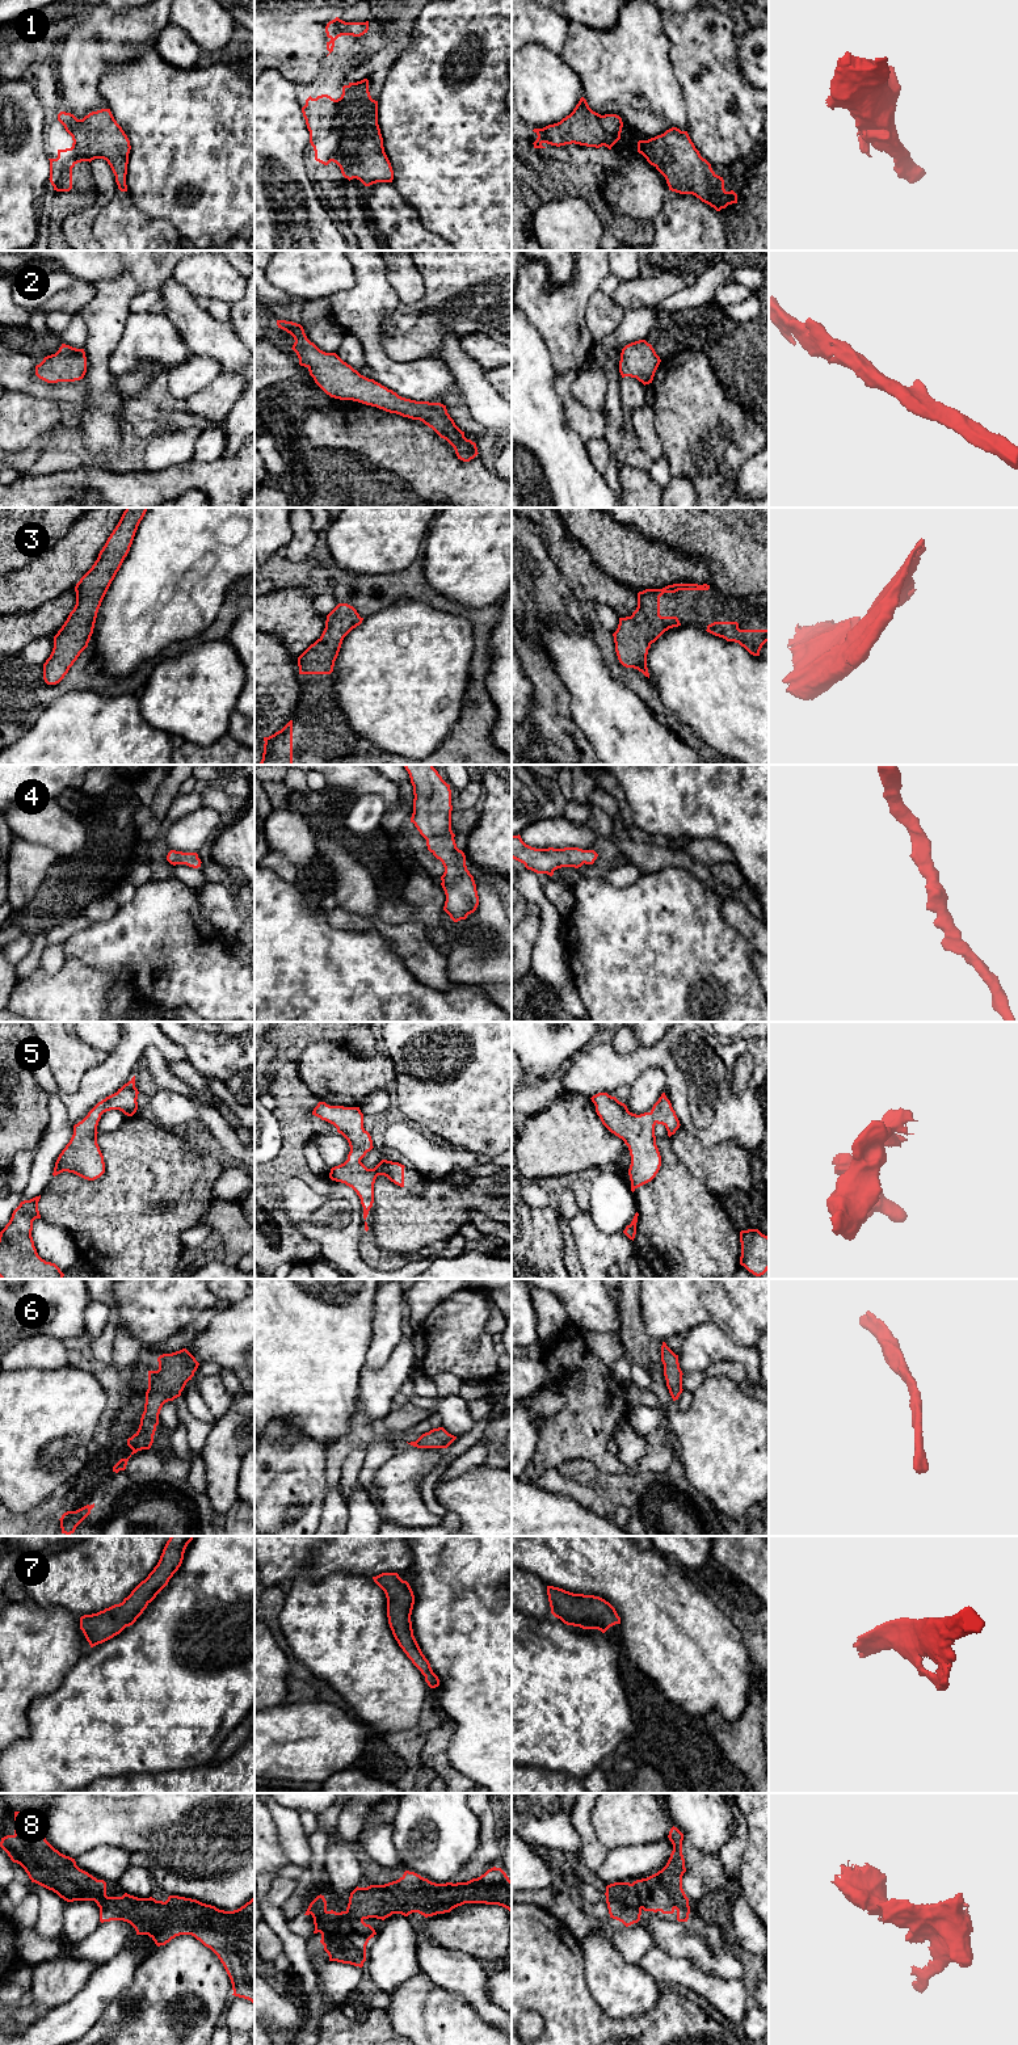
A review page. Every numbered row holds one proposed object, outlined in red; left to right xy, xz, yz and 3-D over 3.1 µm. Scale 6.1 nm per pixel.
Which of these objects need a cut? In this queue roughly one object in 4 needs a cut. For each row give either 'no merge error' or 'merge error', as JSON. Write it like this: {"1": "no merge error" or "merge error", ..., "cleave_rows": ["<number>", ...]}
{"1": "no merge error", "2": "no merge error", "3": "no merge error", "4": "no merge error", "5": "no merge error", "6": "no merge error", "7": "no merge error", "8": "no merge error", "cleave_rows": []}

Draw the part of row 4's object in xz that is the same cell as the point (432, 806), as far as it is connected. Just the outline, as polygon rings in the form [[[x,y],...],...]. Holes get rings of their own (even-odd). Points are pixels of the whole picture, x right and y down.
[[[403,765],[409,774],[413,786],[413,813],[411,822],[426,840],[428,850],[442,862],[445,872],[441,885],[446,895],[443,910],[454,922],[466,920],[479,905],[479,896],[474,876],[466,866],[466,855],[457,847],[455,834],[451,830],[451,790],[433,765]]]

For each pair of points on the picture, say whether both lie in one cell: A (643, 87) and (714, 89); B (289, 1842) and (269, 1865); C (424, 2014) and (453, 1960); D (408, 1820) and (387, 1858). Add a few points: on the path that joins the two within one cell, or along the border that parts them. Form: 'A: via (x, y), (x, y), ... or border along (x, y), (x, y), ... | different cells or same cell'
A: border along (669, 59), (684, 96), (688, 118) | different cells
B: border along (272, 1821), (277, 1841), (290, 1863) | different cells
C: border along (420, 1972), (437, 1985), (461, 1995), (466, 2001) | different cells
D: border along (391, 1823), (392, 1844), (403, 1865) | different cells

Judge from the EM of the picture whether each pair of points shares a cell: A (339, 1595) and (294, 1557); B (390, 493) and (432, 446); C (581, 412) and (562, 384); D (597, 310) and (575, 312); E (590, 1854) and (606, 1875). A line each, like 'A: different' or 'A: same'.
A: different
B: different
C: same
D: different
E: different

